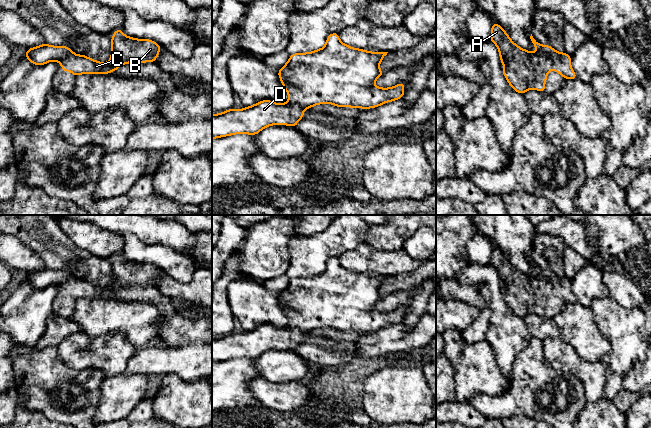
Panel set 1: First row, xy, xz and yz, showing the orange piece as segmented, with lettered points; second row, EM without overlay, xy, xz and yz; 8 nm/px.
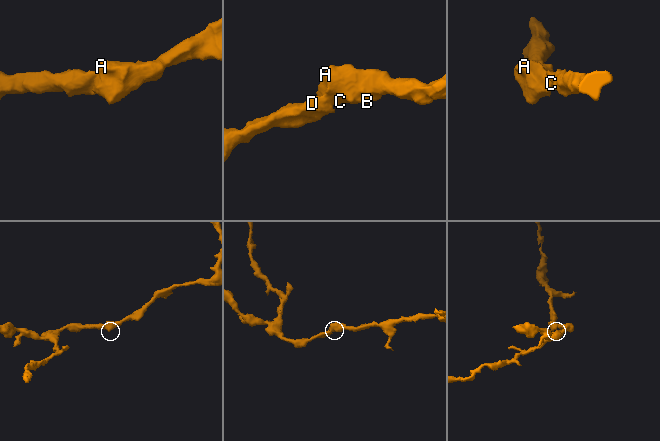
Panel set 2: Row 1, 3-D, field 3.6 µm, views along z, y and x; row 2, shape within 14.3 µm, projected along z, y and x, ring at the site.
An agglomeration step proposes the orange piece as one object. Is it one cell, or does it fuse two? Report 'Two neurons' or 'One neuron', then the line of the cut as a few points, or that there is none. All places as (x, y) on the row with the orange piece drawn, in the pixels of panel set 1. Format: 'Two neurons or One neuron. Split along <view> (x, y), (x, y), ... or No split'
One neuron. No split

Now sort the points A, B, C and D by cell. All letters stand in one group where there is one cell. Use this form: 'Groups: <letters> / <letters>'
Groups: A B C D

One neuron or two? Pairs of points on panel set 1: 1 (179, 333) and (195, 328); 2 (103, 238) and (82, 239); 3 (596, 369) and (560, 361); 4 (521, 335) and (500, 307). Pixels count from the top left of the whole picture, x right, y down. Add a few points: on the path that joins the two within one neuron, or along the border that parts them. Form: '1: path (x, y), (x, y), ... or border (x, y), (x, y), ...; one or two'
1: path (183, 330), (191, 330); one
2: path (98, 239), (87, 239); one
3: path (587, 369), (581, 369), (569, 362); one
4: path (514, 328), (500, 314); one

